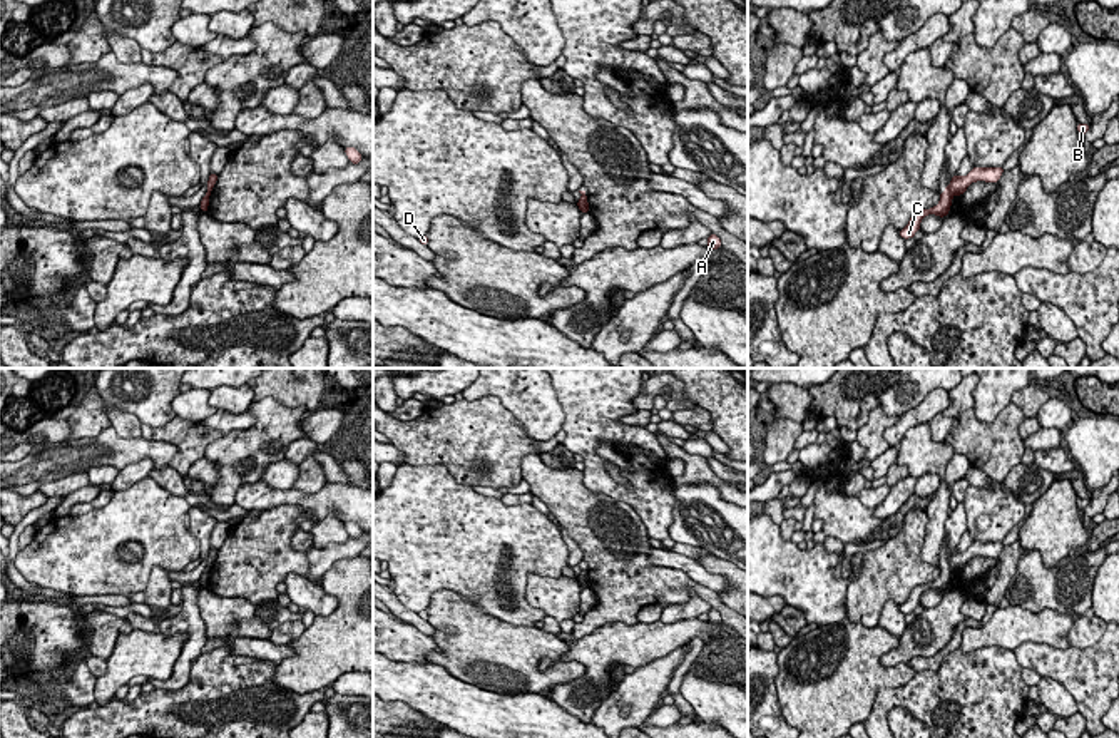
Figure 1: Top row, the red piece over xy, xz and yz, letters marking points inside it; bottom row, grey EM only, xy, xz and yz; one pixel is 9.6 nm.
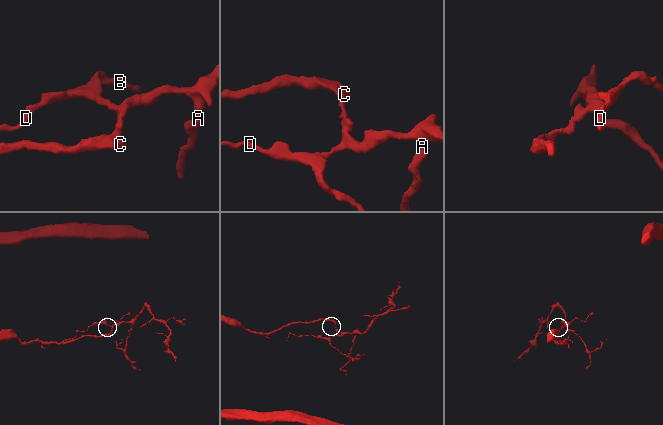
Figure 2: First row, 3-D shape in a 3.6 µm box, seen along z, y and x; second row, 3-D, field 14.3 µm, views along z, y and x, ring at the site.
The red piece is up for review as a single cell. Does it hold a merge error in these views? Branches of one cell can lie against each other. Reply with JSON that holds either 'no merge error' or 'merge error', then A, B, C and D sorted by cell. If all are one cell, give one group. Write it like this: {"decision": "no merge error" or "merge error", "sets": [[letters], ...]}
{"decision": "merge error", "sets": [["A", "B", "D"], ["C"]]}

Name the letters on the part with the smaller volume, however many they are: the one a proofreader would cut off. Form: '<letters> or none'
A, B, D

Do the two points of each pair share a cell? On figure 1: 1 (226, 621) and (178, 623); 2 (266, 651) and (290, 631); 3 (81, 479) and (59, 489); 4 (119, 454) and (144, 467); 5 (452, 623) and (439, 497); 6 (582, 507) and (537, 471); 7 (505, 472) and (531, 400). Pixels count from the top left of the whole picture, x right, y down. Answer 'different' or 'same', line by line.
1: different
2: different
3: same
4: different
5: different
6: same
7: different

